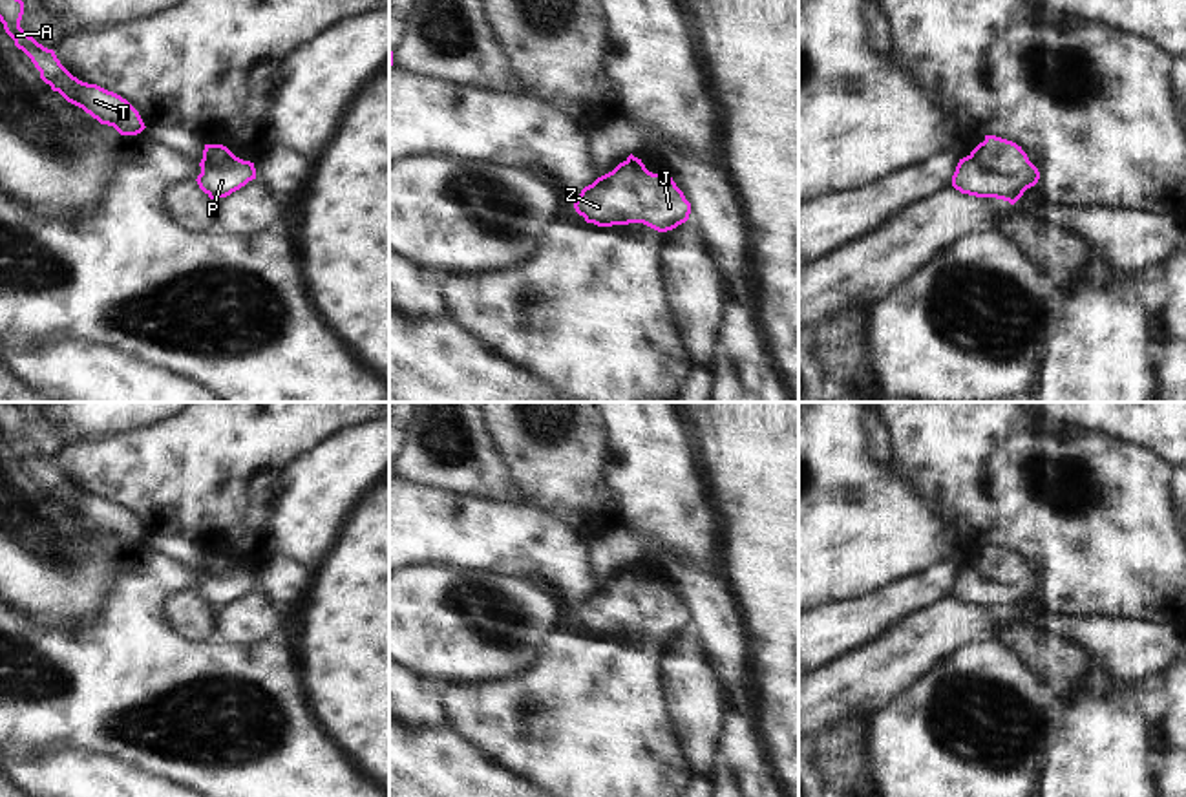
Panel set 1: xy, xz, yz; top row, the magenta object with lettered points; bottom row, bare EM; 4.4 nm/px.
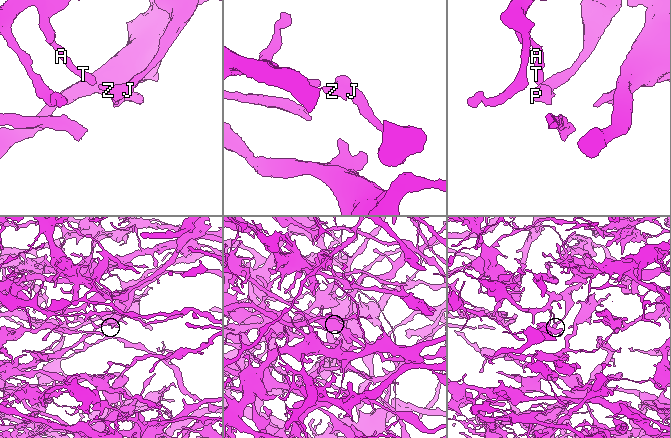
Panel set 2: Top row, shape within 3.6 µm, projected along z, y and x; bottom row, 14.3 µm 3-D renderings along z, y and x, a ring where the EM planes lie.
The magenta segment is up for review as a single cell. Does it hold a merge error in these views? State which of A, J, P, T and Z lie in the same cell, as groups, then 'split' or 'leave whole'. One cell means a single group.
groups A J T Z / P; split

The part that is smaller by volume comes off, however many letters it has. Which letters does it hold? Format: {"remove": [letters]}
{"remove": ["P"]}

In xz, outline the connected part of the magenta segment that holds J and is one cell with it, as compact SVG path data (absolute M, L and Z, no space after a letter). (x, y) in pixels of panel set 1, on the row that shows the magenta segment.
M629 161L585 186L574 208L598 227L643 223L658 232L676 228L691 214L691 203L669 174L634 170Z

